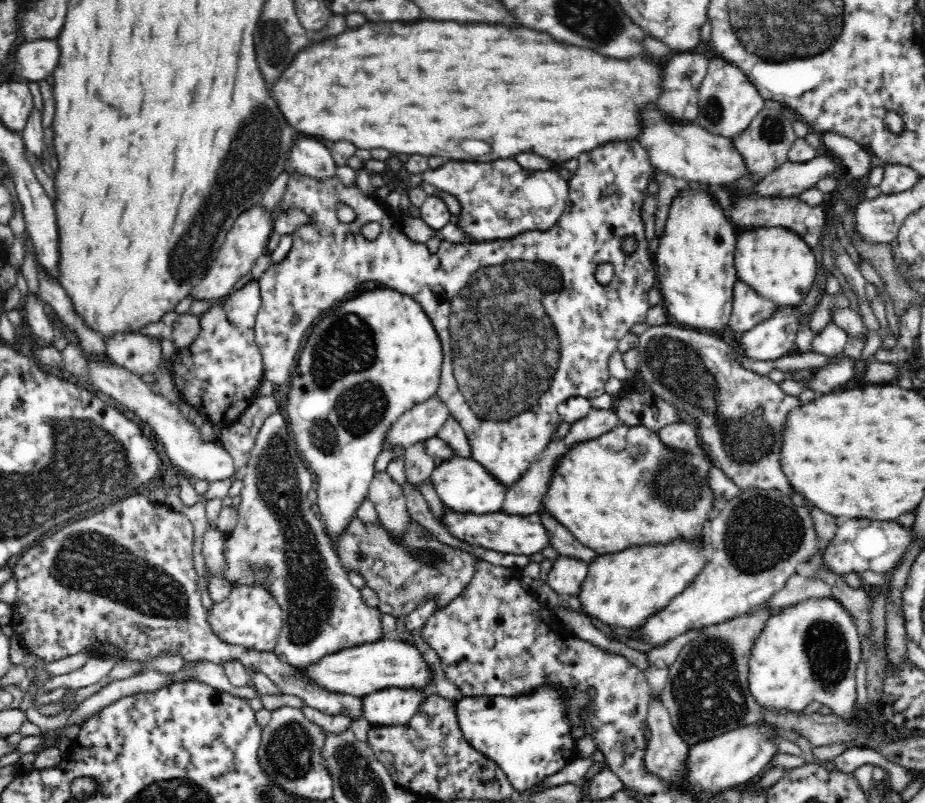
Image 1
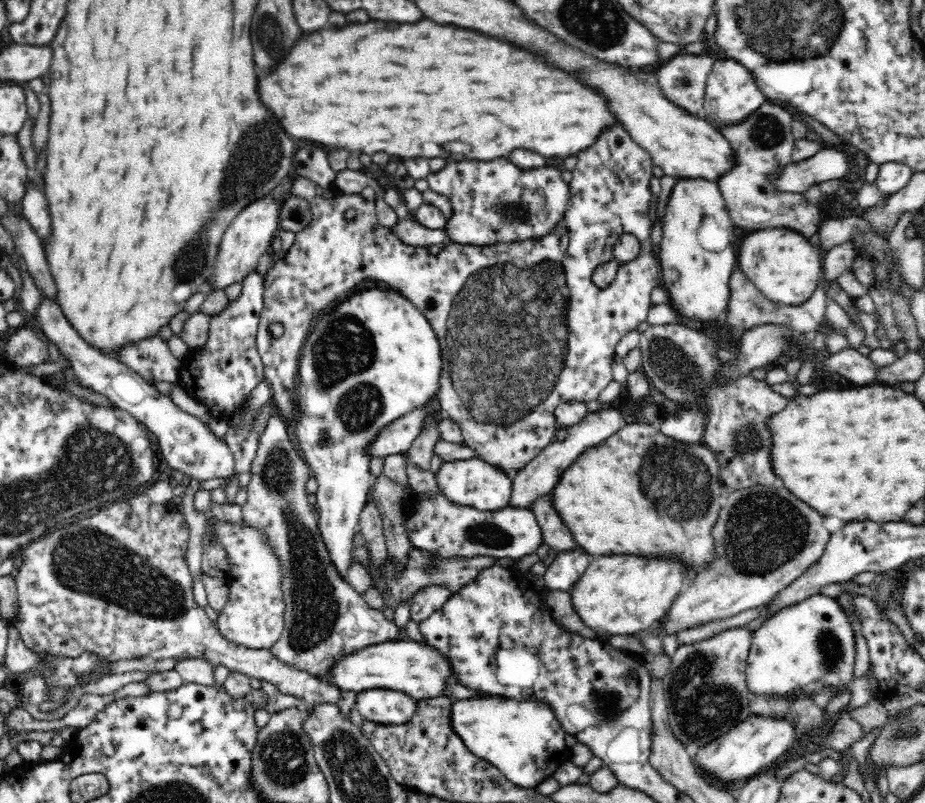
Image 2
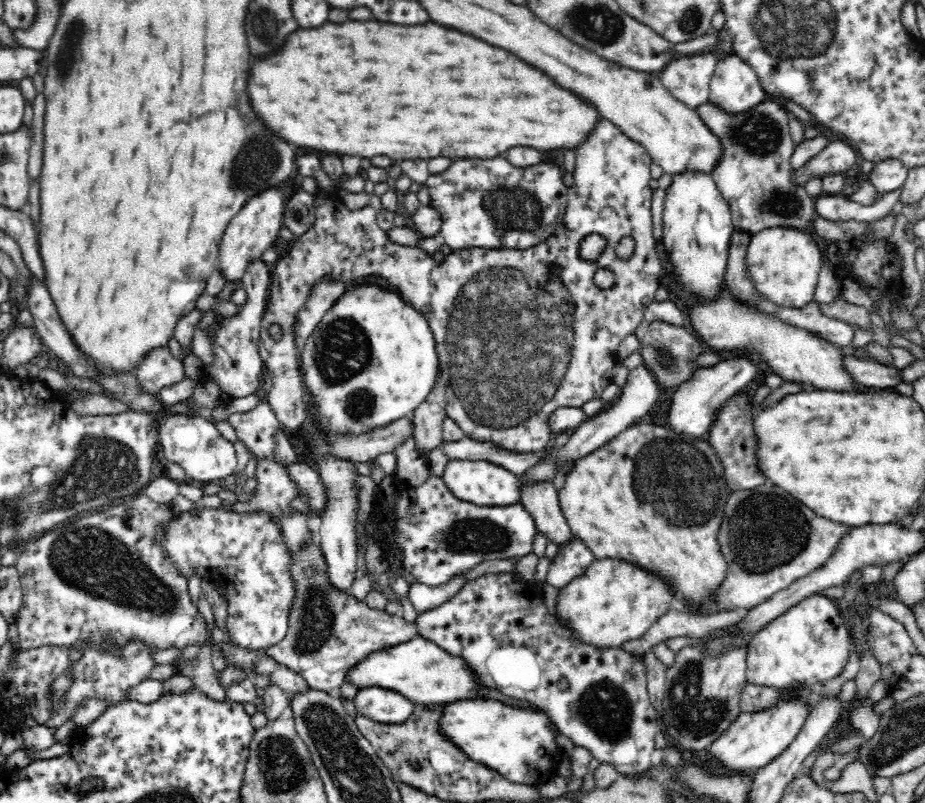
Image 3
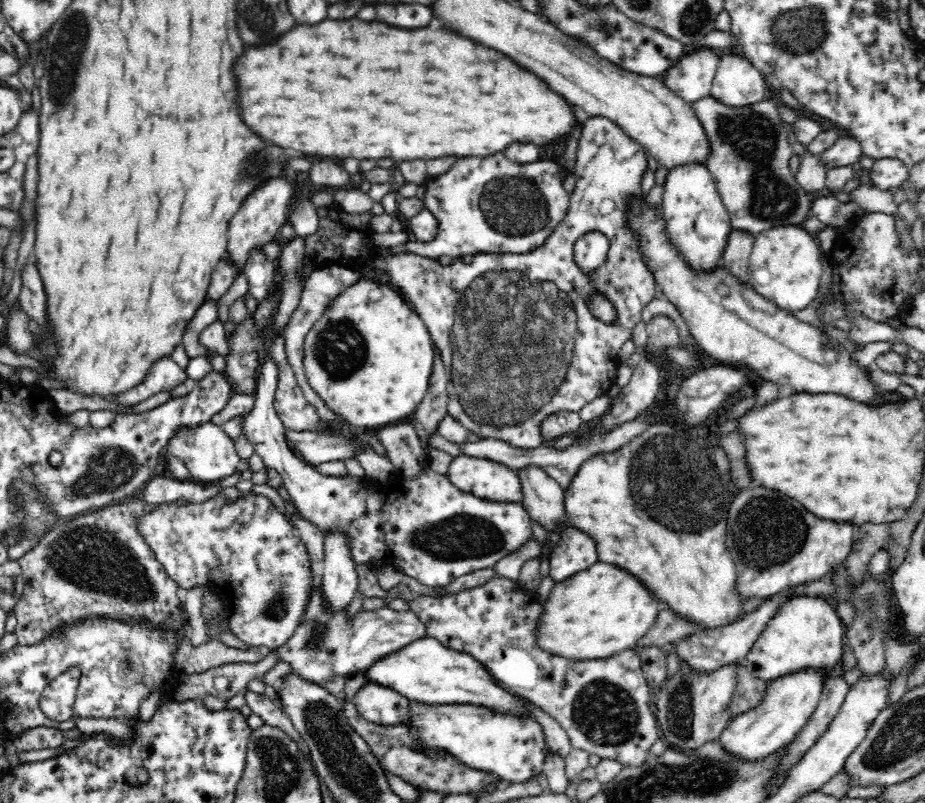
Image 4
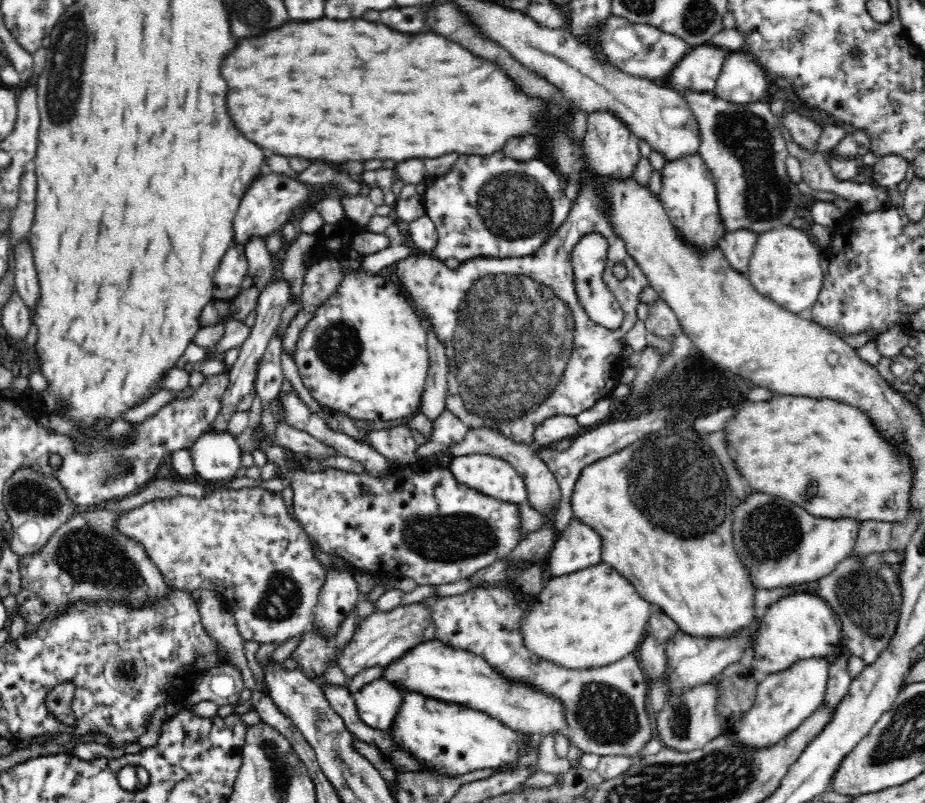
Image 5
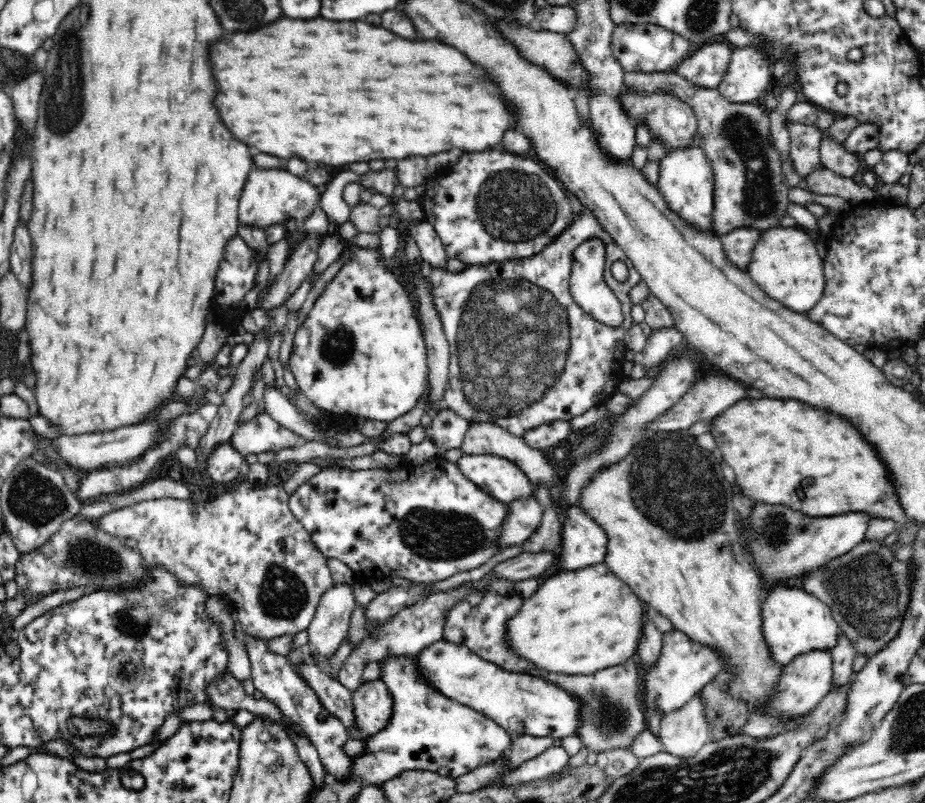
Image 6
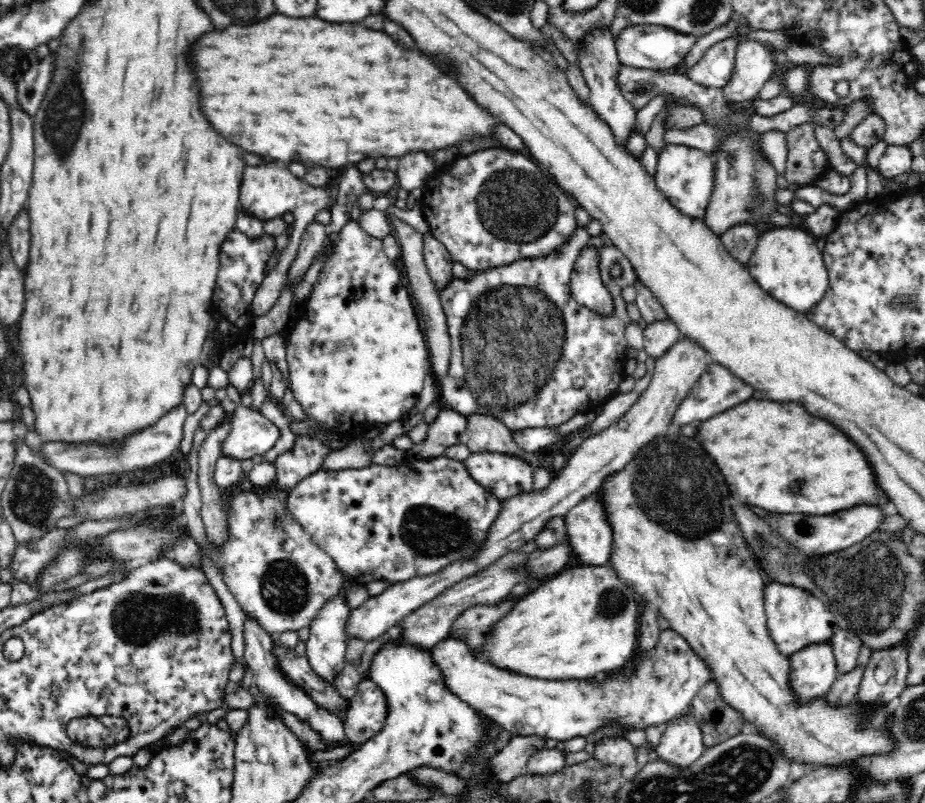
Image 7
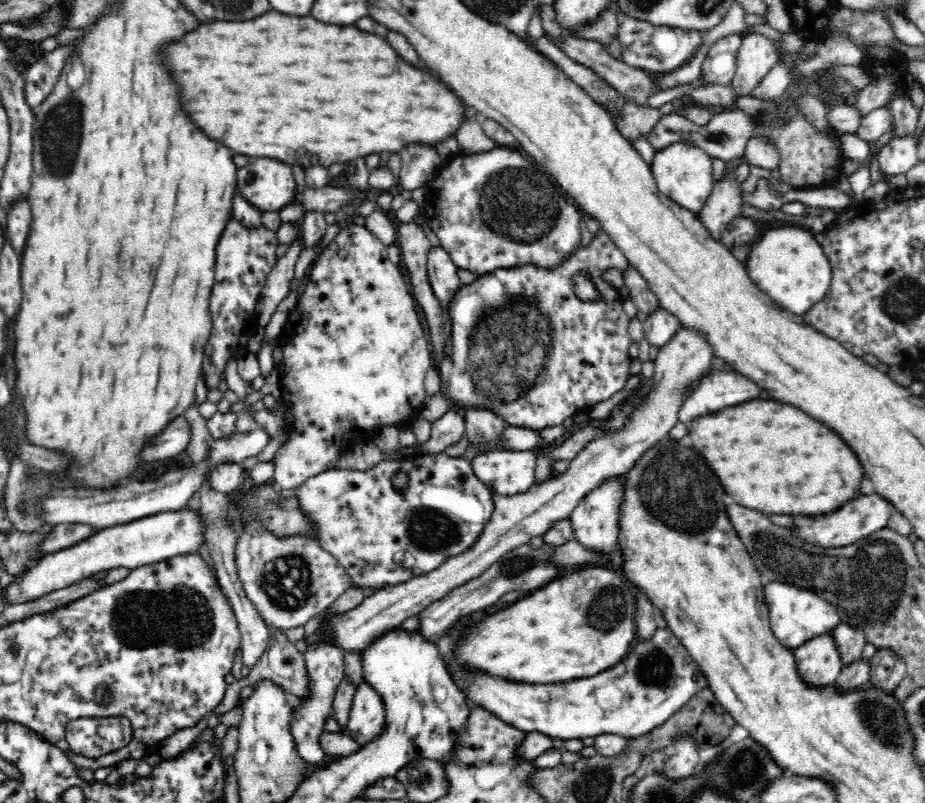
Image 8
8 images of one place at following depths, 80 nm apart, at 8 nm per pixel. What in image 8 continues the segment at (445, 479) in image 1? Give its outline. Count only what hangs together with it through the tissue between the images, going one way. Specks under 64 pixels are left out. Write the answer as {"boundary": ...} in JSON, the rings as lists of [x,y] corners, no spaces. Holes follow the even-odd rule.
{"boundary":[[[496,449],[472,460],[475,475],[502,496],[530,490],[536,484],[537,454],[530,450]]]}

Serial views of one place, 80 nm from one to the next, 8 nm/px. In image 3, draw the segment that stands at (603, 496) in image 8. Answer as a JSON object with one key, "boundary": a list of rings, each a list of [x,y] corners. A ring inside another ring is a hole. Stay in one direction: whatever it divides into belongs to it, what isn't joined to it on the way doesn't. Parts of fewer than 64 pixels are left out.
{"boundary":[[[572,534],[566,544],[559,545],[556,555],[551,560],[546,582],[556,588],[562,588],[581,575],[595,560],[595,554],[588,544]]]}

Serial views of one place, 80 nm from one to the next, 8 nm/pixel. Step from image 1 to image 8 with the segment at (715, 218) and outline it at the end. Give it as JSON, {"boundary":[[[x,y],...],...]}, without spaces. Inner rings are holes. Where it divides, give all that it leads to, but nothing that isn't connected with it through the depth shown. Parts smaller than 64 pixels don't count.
{"boundary":[[[674,142],[658,149],[649,164],[657,189],[682,208],[697,214],[706,204],[715,185],[712,161],[713,158],[703,148],[688,142]]]}

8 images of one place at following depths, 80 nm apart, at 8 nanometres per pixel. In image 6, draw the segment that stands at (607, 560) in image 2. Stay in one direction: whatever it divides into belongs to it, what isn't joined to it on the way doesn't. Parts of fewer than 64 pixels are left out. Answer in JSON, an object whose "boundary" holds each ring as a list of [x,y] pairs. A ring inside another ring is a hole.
{"boundary":[[[605,562],[578,570],[557,570],[506,621],[506,645],[512,653],[530,661],[534,669],[560,675],[588,676],[621,665],[630,657],[636,658],[643,621],[650,612],[635,592],[607,568]]]}

